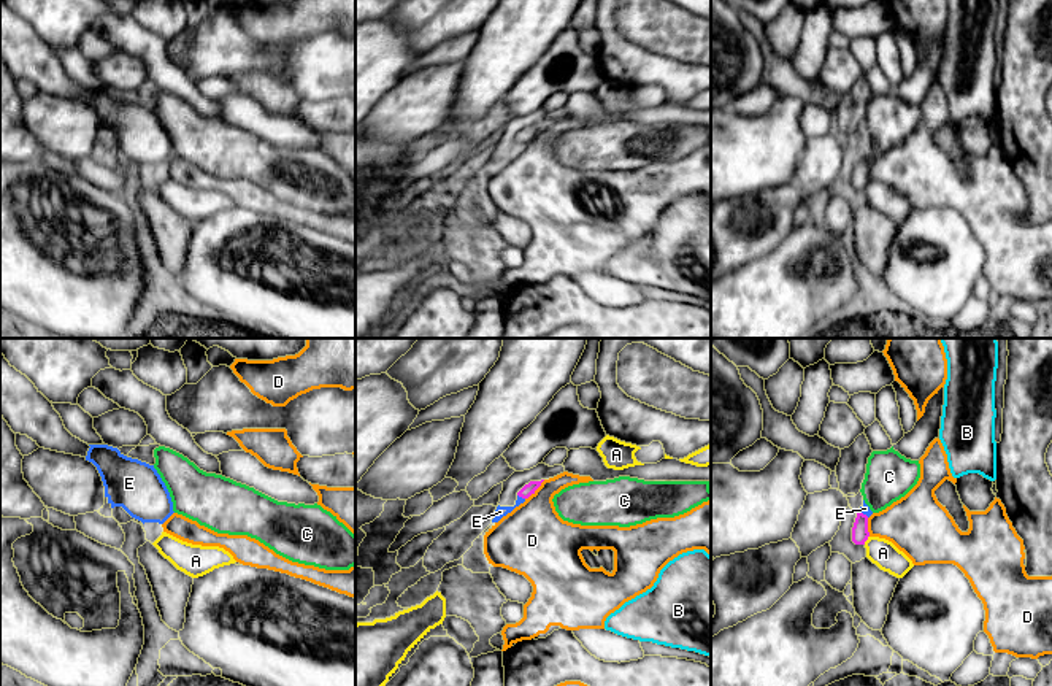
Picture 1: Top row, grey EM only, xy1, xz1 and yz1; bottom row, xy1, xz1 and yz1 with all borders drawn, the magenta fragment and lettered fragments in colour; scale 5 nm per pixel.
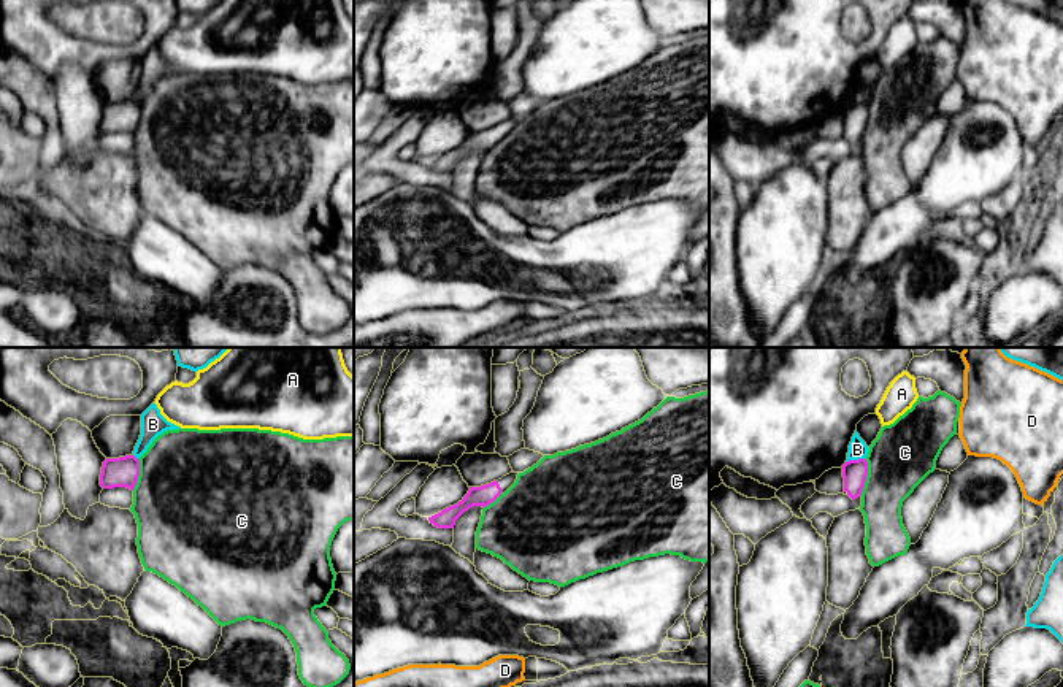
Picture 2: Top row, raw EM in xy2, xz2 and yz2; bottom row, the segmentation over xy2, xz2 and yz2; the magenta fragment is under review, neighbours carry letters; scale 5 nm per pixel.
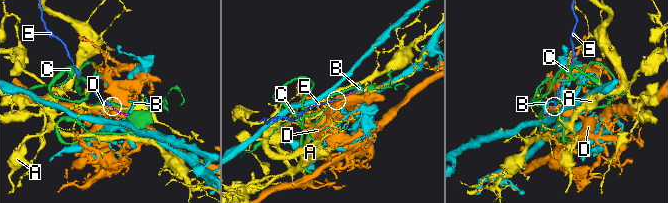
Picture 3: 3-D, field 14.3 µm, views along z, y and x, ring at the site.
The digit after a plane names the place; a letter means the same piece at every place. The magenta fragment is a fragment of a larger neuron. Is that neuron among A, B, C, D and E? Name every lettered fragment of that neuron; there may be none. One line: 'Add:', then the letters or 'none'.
Add: E

